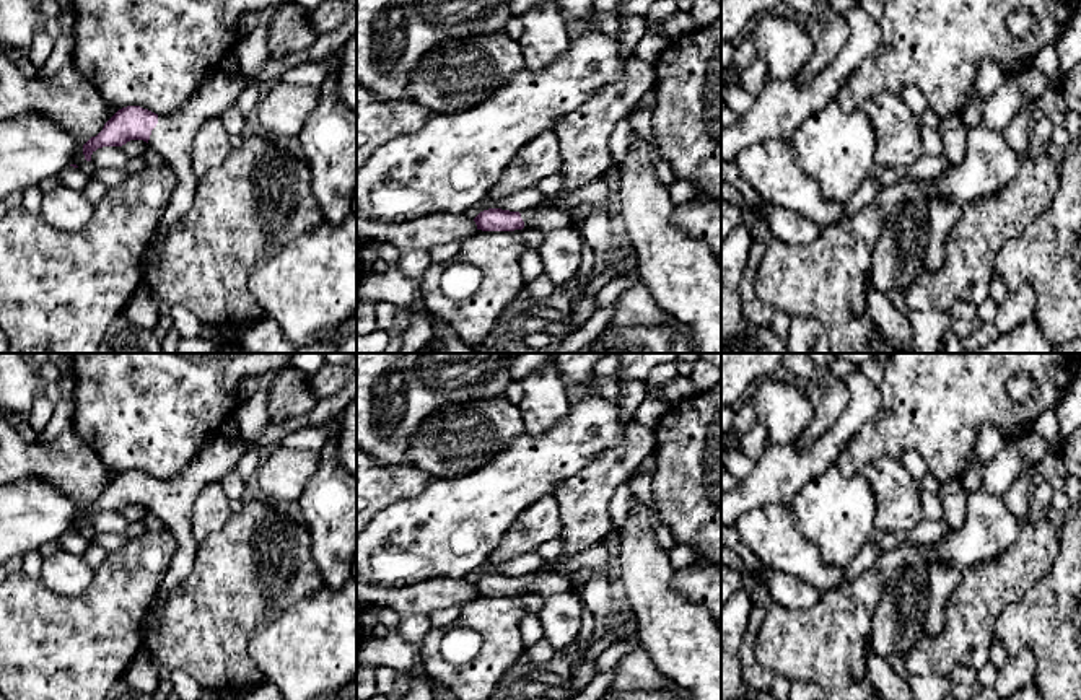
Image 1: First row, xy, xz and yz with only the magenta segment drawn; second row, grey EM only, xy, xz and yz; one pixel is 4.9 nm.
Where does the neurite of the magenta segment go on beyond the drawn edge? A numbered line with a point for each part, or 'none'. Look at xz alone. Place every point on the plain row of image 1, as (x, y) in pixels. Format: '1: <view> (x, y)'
1: xz (541, 583)

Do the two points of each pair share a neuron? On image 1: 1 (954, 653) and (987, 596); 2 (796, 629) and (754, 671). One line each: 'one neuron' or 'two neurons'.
1: one neuron
2: two neurons

